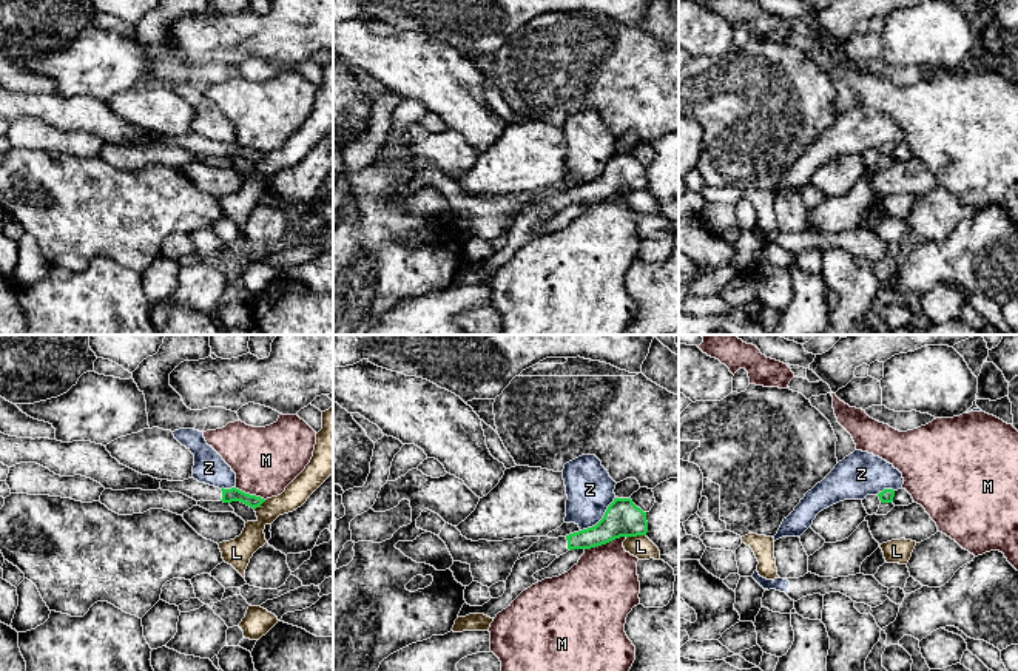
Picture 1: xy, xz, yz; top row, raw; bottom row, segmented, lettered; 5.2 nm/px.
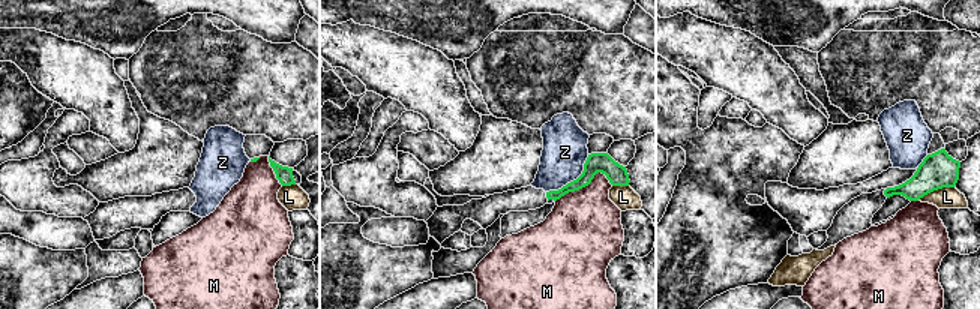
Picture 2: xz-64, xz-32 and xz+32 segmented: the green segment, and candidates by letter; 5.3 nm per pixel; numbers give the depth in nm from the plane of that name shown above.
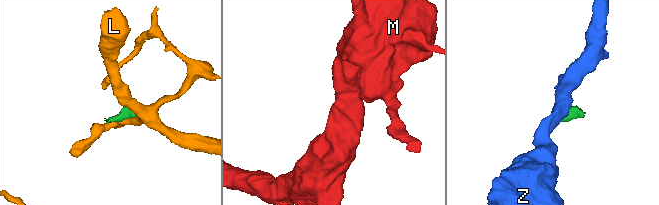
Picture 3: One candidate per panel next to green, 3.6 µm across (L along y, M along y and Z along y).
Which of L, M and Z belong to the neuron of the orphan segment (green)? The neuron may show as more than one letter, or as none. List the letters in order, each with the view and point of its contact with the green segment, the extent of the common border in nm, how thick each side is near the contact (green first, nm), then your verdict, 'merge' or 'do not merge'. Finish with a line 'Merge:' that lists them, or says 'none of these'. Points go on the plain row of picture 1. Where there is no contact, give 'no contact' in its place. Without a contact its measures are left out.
L: xz (636, 190) | 110 nm | 190/120 nm | do not merge
M: xz (605, 198) | 240 nm | 190/380 nm | do not merge
Z: xz (602, 173) | 260 nm | 190/240 nm | do not merge
Merge: none of these

